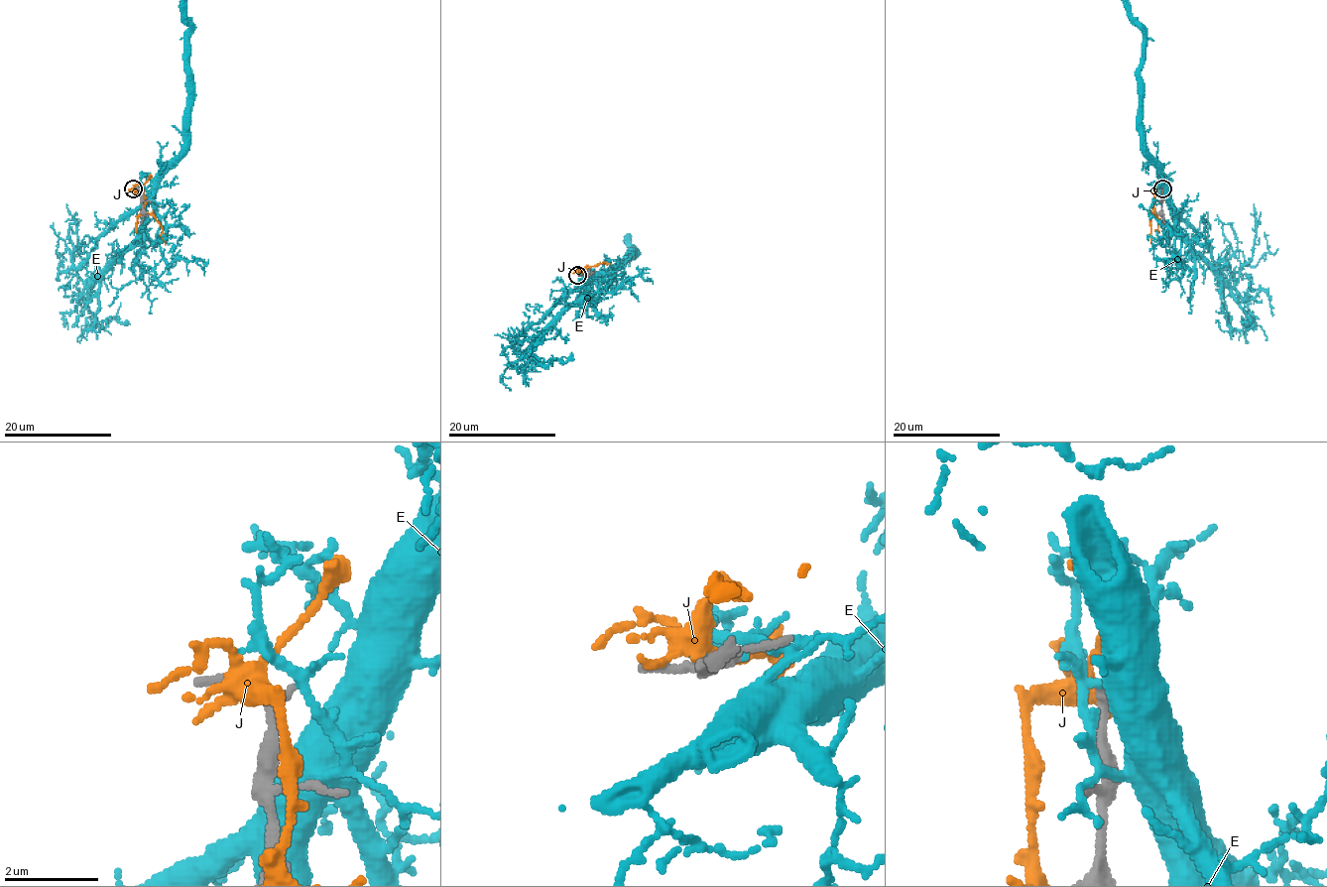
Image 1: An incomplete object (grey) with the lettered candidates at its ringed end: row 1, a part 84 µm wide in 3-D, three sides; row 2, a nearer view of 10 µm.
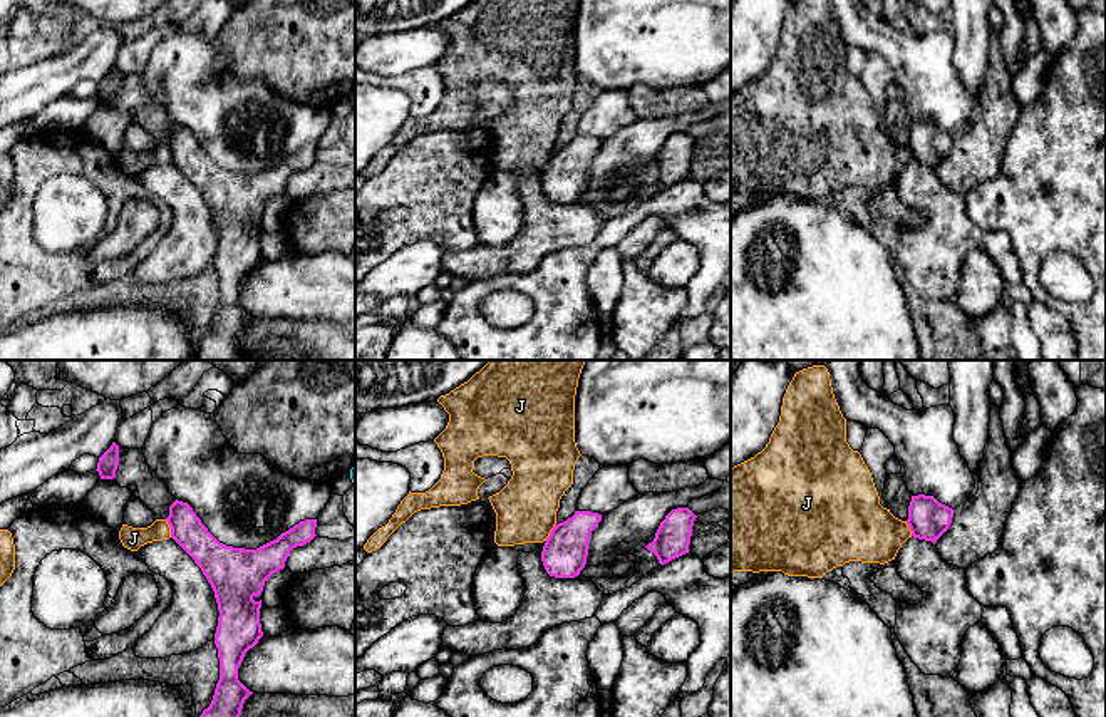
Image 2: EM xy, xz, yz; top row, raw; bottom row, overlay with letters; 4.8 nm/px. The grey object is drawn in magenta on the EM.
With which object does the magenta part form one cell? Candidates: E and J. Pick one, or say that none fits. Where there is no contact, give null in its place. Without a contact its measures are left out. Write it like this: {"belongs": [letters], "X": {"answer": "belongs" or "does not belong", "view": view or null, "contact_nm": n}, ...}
{"belongs": [], "E": {"answer": "does not belong", "view": null}, "J": {"answer": "does not belong", "view": "xy", "contact_nm": 90}}

